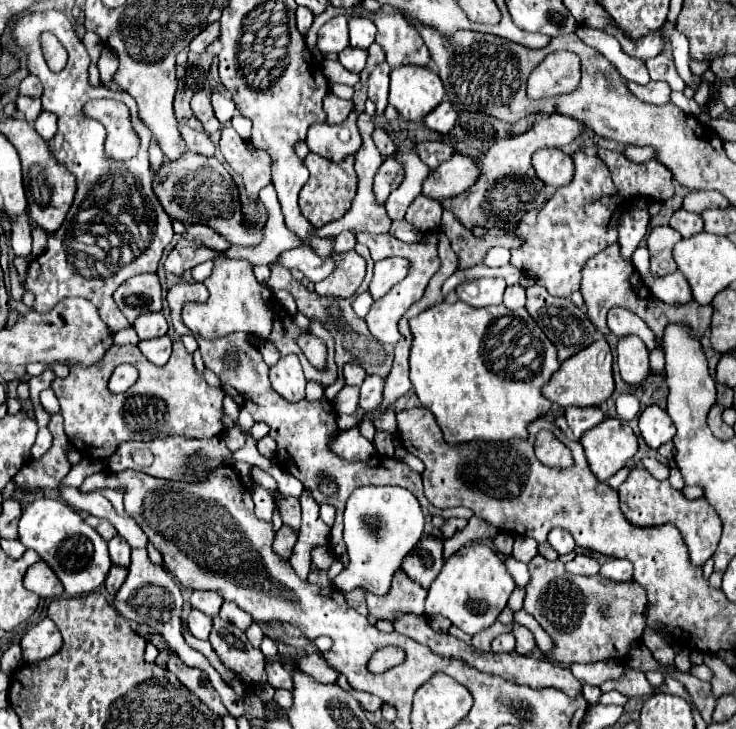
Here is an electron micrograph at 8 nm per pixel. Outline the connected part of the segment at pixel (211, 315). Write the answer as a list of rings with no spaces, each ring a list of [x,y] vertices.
[[[214,259],[214,271],[212,275],[204,281],[204,285],[210,291],[208,301],[204,303],[186,303],[186,307],[182,307],[182,323],[194,333],[200,335],[202,339],[216,339],[216,337],[224,337],[228,333],[234,331],[244,331],[244,333],[254,333],[260,335],[264,339],[274,341],[274,345],[278,347],[280,355],[288,355],[288,353],[296,353],[302,361],[304,367],[304,375],[308,381],[320,381],[324,385],[330,385],[336,381],[336,363],[334,363],[334,339],[332,335],[322,327],[320,321],[312,321],[310,323],[310,331],[322,339],[326,343],[326,351],[328,351],[328,361],[326,367],[320,371],[316,369],[306,355],[302,353],[302,349],[296,345],[296,339],[302,335],[302,329],[298,329],[290,319],[286,317],[286,311],[280,307],[280,303],[276,303],[276,297],[272,295],[272,291],[258,283],[254,273],[252,273],[252,263],[248,261],[236,261],[236,259]]]

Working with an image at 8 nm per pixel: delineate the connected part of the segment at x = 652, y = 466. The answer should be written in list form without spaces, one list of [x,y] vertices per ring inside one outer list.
[[[642,459],[640,465],[646,467],[656,479],[660,479],[660,481],[662,481],[662,479],[668,479],[668,471],[670,471],[670,469],[668,469],[664,463],[660,463],[658,459]]]

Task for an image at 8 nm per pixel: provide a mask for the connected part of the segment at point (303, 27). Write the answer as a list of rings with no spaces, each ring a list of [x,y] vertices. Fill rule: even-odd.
[[[298,7],[298,9],[296,9],[296,25],[298,25],[298,31],[300,31],[302,35],[306,35],[308,29],[312,27],[312,23],[314,23],[314,15],[312,15],[308,9]]]

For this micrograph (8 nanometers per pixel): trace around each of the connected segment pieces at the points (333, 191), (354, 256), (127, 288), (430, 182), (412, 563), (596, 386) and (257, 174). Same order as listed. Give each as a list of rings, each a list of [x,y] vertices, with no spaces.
[[[308,153],[303,164],[310,171],[310,179],[300,191],[300,209],[308,221],[312,221],[316,227],[324,227],[326,223],[340,219],[352,205],[352,199],[358,189],[358,177],[354,171],[354,157],[348,157],[340,163],[326,161],[324,157],[316,153]]]
[[[356,251],[333,253],[335,270],[332,277],[316,283],[318,295],[332,295],[332,297],[350,297],[360,287],[366,274],[366,261]]]
[[[156,273],[136,275],[124,285],[120,285],[114,293],[114,301],[126,319],[132,323],[138,315],[160,311],[162,309],[162,289]]]
[[[456,153],[438,169],[430,171],[430,175],[424,179],[422,193],[436,201],[456,197],[468,191],[476,183],[476,177],[480,177],[480,165],[476,165],[476,159]]]
[[[424,537],[418,541],[418,545],[412,549],[412,553],[408,553],[408,557],[404,557],[402,561],[402,569],[406,571],[406,575],[420,583],[424,589],[428,589],[428,585],[432,585],[434,577],[440,573],[444,565],[442,559],[442,539],[438,537]]]
[[[604,337],[596,339],[588,349],[572,355],[568,361],[560,365],[560,369],[552,375],[548,385],[544,385],[544,397],[552,403],[562,405],[564,409],[570,405],[600,405],[614,393],[614,379],[612,379],[612,351]]]
[[[224,127],[220,137],[220,151],[226,163],[240,173],[248,199],[256,201],[258,191],[270,183],[270,165],[272,159],[262,149],[250,151],[248,143],[232,129]]]

